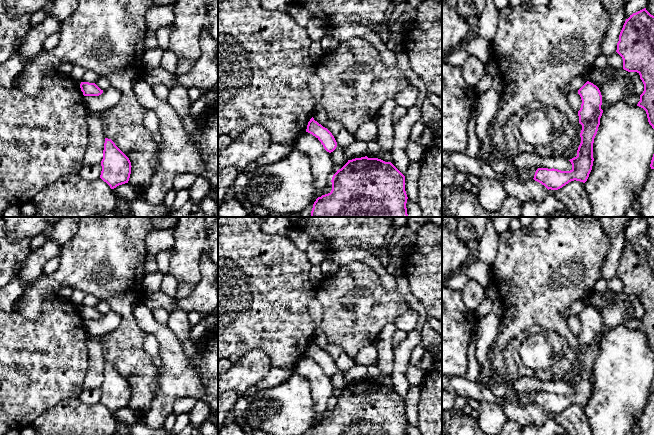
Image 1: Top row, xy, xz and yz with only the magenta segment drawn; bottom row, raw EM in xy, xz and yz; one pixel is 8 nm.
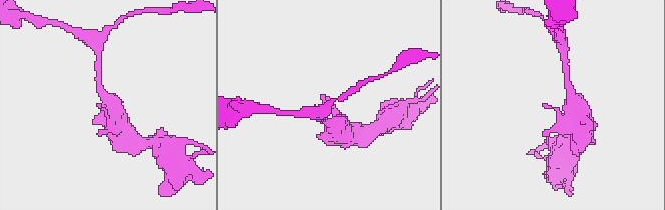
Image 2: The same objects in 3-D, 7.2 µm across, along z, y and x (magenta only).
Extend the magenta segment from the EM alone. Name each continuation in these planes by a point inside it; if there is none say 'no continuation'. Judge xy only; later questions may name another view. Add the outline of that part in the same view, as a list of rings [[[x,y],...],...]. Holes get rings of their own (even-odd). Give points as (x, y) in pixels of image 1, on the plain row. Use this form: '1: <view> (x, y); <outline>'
no continuation

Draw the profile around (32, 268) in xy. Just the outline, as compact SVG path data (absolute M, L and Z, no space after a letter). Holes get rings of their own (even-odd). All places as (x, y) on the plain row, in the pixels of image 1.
M52 239L37 249L30 251L20 270L19 278L26 284L30 284L43 275L43 267L47 261L59 257L61 246Z

